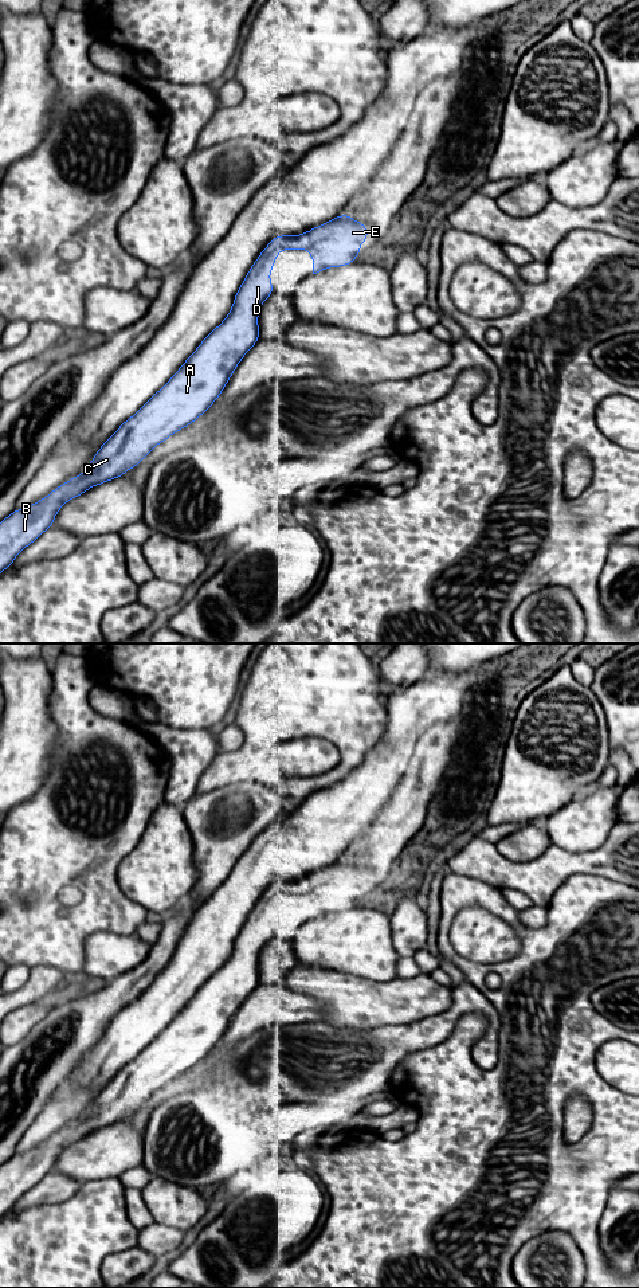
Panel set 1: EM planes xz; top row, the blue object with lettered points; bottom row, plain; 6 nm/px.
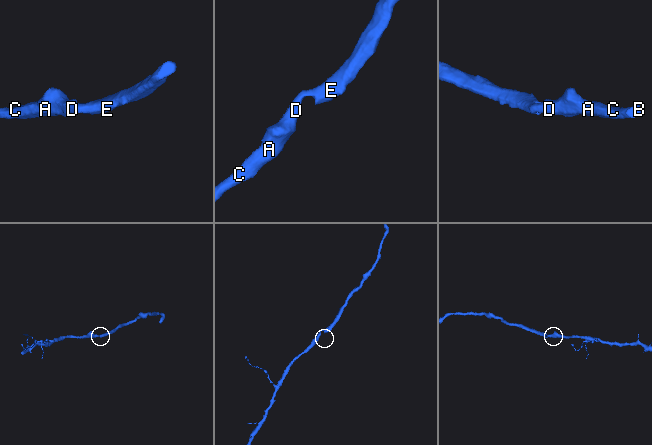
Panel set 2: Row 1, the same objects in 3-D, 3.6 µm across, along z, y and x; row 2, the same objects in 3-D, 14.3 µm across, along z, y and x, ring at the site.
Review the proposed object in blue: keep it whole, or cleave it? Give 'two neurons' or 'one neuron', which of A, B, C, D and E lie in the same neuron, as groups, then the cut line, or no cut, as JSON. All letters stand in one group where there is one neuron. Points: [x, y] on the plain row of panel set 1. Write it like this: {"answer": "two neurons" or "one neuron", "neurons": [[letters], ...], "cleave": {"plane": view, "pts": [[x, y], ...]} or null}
{"answer": "one neuron", "neurons": [["A", "B", "C", "D", "E"]], "cleave": null}

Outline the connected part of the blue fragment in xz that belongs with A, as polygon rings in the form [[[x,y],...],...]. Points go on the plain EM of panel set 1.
[[[346,858],[295,881],[277,880],[273,882],[250,912],[235,939],[230,958],[222,968],[199,988],[166,1029],[101,1089],[87,1113],[55,1132],[38,1147],[24,1154],[15,1154],[0,1166],[0,1218],[13,1209],[15,1202],[26,1191],[54,1170],[56,1158],[66,1147],[82,1140],[91,1131],[124,1121],[126,1115],[132,1115],[141,1108],[158,1088],[192,1069],[216,1046],[242,1003],[260,984],[259,954],[274,939],[270,917],[282,894],[307,894],[313,903],[313,919],[317,919],[328,912],[342,912],[353,908],[356,901],[364,896],[358,892],[361,886],[368,888],[368,870]]]

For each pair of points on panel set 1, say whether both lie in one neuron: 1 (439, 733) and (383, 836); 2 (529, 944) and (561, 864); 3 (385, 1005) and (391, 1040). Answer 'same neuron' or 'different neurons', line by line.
1: same neuron
2: different neurons
3: different neurons

